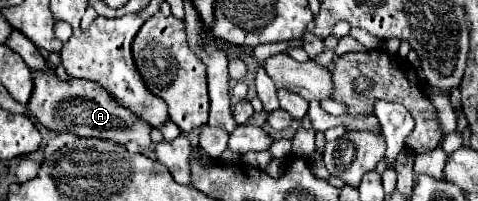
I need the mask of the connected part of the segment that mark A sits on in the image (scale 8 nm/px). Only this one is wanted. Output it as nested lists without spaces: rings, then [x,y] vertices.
[[[33,71],[33,95],[27,103],[31,115],[49,131],[55,133],[73,133],[79,137],[99,137],[109,143],[127,145],[129,141],[135,141],[139,147],[151,145],[151,127],[149,123],[141,121],[137,115],[133,115],[129,109],[121,107],[101,85],[85,79],[71,79],[61,81],[55,71]]]

